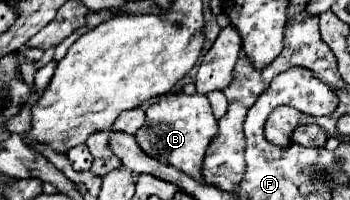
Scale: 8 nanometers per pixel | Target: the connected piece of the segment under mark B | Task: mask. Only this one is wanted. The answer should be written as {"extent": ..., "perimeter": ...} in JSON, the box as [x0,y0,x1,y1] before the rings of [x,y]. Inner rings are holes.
{"extent":[136,93,218,181],"perimeter":[[[176,93],[176,95],[166,95],[162,97],[158,103],[148,107],[146,113],[146,121],[150,121],[148,125],[144,125],[138,133],[136,133],[136,141],[138,145],[154,159],[160,159],[162,163],[174,165],[180,171],[184,171],[186,175],[194,177],[196,181],[200,181],[200,161],[204,161],[204,153],[208,149],[208,145],[212,143],[212,139],[218,133],[218,121],[212,115],[212,107],[206,95],[184,95],[184,93]]]}

